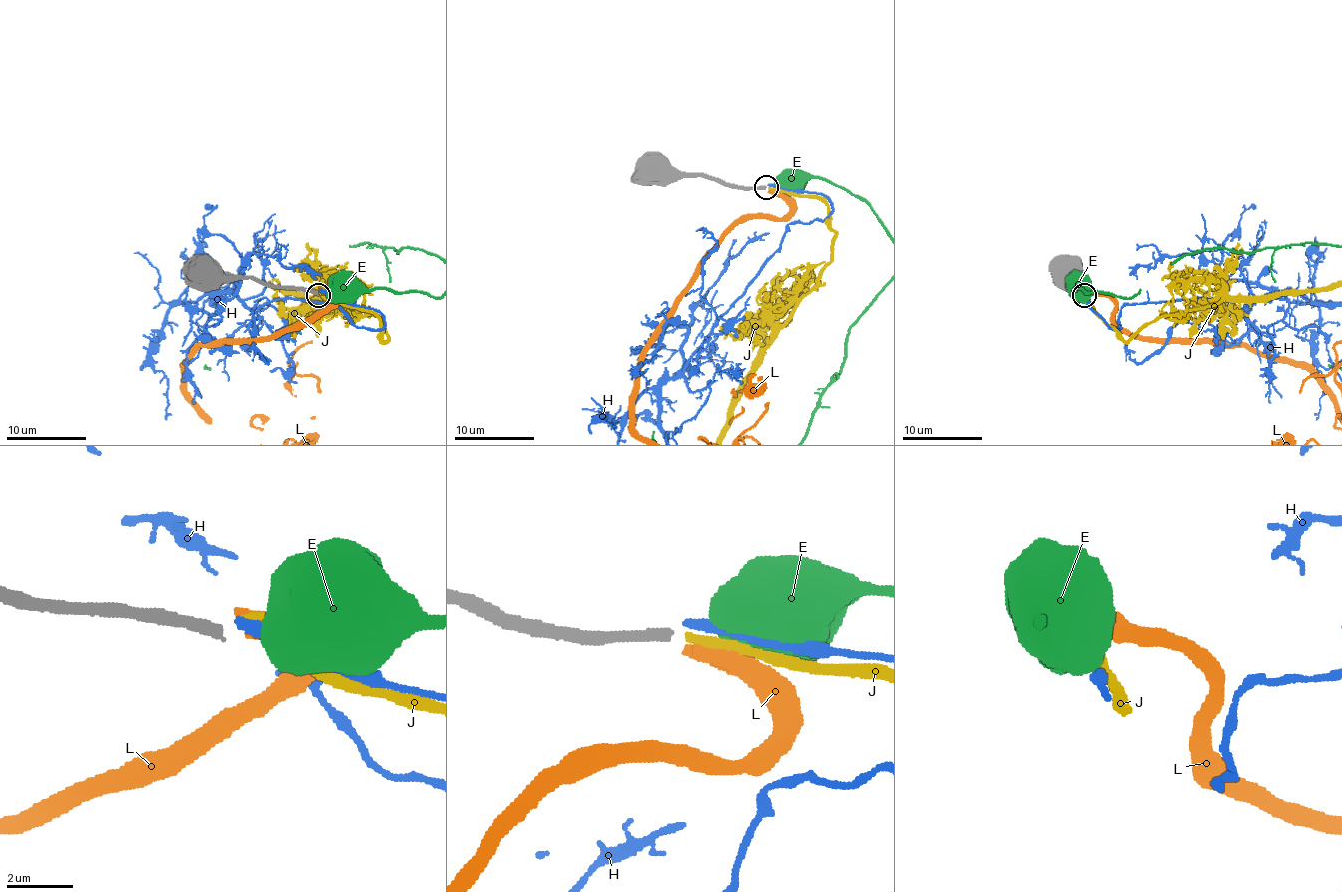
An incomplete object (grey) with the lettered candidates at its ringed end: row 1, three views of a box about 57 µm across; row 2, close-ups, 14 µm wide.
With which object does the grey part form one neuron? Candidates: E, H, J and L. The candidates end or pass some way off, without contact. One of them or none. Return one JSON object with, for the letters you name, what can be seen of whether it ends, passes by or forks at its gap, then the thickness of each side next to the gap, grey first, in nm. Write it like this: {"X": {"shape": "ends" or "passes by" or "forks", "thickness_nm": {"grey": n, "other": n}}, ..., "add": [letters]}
{"add": []}

